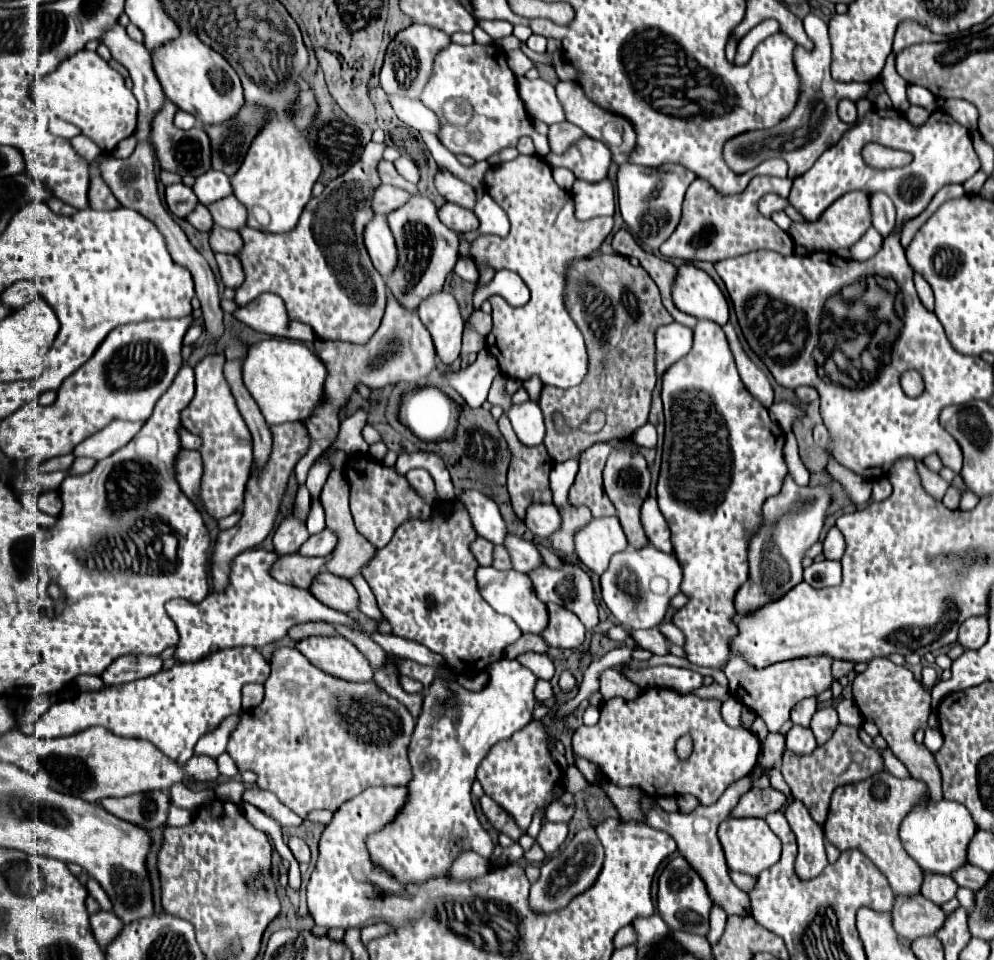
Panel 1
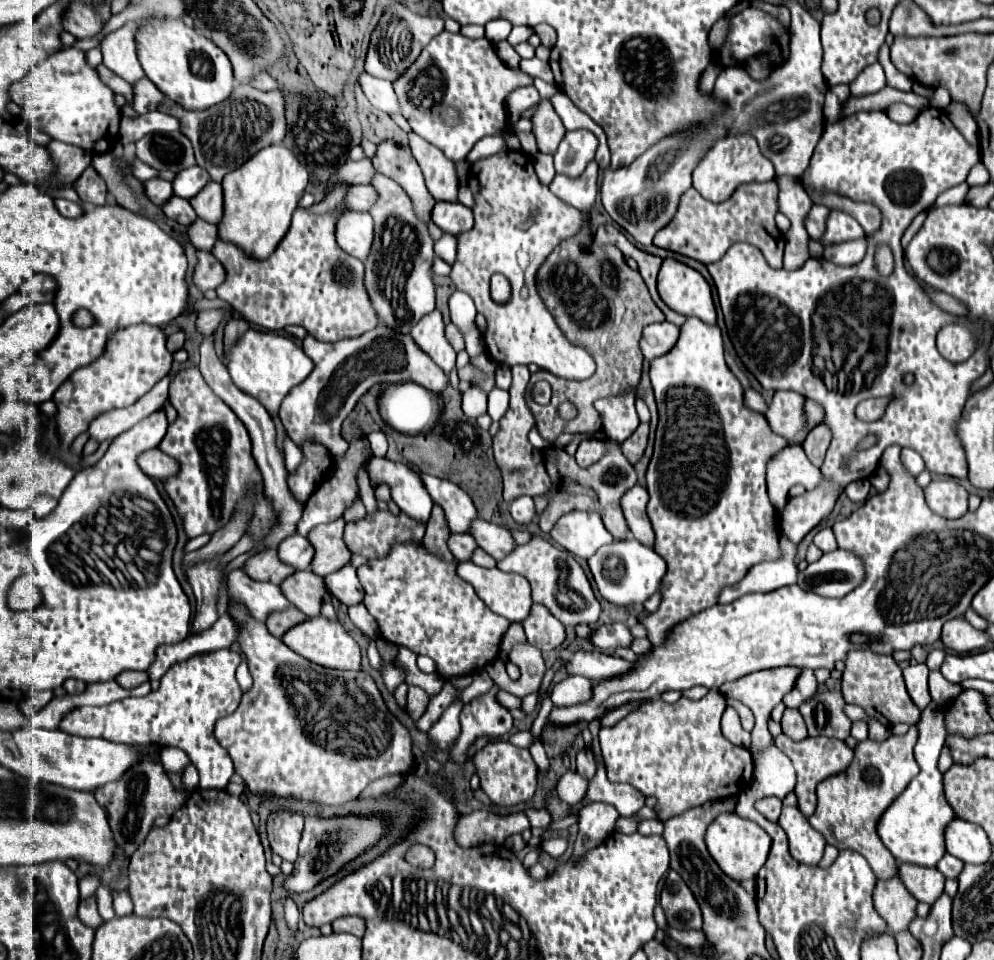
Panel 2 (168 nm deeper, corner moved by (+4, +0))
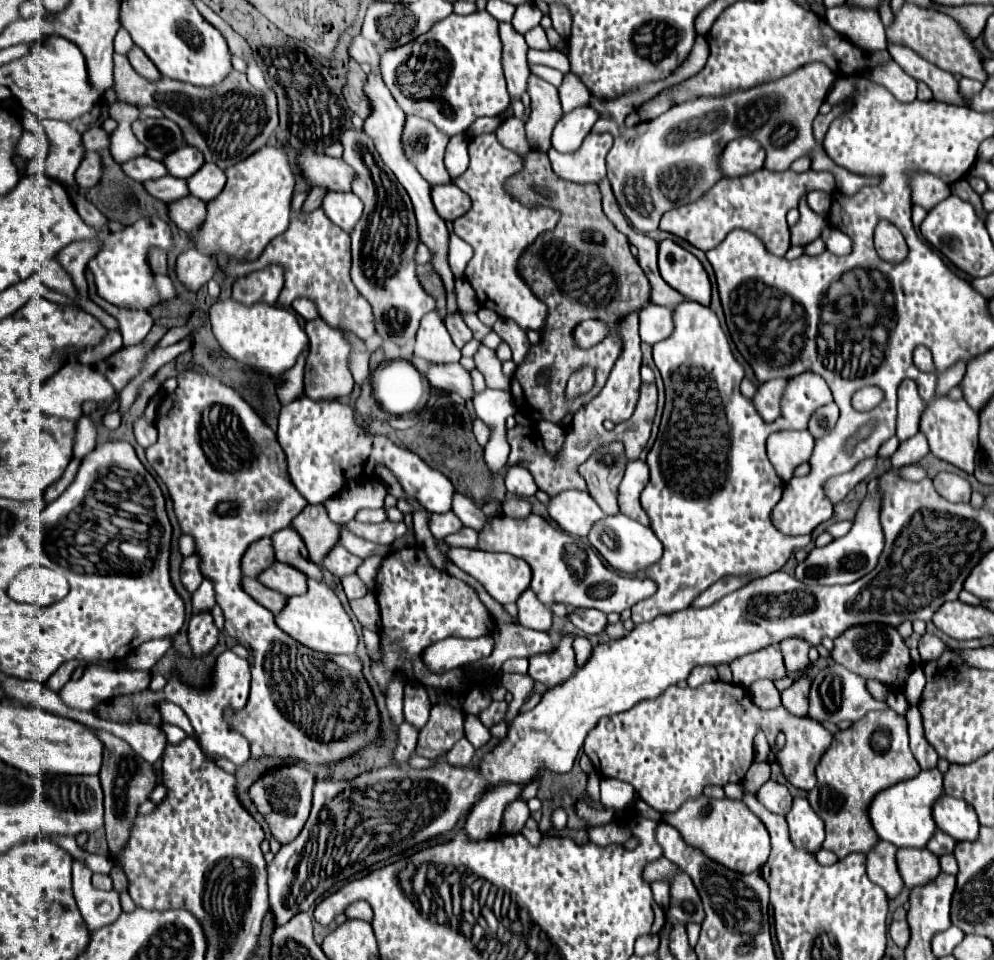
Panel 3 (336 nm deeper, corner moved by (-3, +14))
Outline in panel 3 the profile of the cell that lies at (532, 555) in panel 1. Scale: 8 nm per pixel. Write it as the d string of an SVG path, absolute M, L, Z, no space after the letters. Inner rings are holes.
M455 493L455 501L453 501L453 513L459 517L459 521L465 525L465 527L471 527L471 529L481 529L487 521L487 515L481 513L481 509L471 501L467 499L465 495L461 493Z

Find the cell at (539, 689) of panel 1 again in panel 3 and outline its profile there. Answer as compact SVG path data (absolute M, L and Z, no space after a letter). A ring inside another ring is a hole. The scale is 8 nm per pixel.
M511 658L505 661L501 668L503 672L525 674L528 671L528 667L527 658Z

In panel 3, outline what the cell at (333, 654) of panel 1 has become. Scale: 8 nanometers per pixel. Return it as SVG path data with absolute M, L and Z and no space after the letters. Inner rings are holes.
M307 579L307 593L295 595L287 599L287 605L275 615L275 623L281 631L285 631L289 637L299 641L301 645L307 645L309 649L323 651L327 655L331 653L345 653L351 655L357 649L357 633L355 627L345 613L339 597L323 583L315 579Z

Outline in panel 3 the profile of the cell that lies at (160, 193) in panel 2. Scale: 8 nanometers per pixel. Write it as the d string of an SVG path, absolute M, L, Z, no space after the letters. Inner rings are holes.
M141 155L141 157L135 157L133 161L125 161L121 163L121 169L123 173L127 173L131 179L143 183L147 179L159 179L163 175L167 175L167 169L161 161L153 161L149 159L147 155Z

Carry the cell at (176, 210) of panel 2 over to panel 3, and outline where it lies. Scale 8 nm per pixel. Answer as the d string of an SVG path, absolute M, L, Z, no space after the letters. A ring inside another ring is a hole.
M159 177L159 181L145 181L143 187L147 189L147 193L151 193L155 199L161 199L165 203L171 203L175 199L181 199L185 195L189 195L187 183L183 179L177 177Z

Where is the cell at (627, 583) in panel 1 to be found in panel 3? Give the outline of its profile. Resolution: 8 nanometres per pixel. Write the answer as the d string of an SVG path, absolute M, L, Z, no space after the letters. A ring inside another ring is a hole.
M617 513L617 515L607 515L603 521L597 521L591 527L591 533L587 535L589 543L609 561L609 565L619 571L619 573L627 573L627 575L639 575L645 567L653 565L655 561L661 559L663 553L663 545L661 541L655 537L655 533L645 527L639 525L637 521L631 521L627 515Z

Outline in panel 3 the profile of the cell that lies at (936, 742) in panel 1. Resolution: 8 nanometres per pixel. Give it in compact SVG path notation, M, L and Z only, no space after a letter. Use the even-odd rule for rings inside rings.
M921 771L917 777L897 783L879 791L869 805L869 819L879 839L893 843L895 847L925 847L935 833L935 821L931 817L933 803L943 793L943 775L933 771Z

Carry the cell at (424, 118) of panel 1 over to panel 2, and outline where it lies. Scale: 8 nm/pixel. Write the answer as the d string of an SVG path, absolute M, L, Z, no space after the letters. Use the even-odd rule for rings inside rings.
M362 73L358 81L362 85L364 95L370 99L370 103L376 109L380 109L380 111L384 111L388 115L394 115L394 113L400 115L402 113L400 111L400 101L396 99L396 91L394 91L394 87L392 87L390 81L376 79L376 77L368 75L368 73Z

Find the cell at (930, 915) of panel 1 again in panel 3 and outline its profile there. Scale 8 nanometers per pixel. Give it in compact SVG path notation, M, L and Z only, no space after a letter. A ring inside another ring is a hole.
M877 841L877 845L865 855L867 857L867 875L869 879L883 887L889 899L897 897L903 889L903 879L895 865L897 847L887 841Z

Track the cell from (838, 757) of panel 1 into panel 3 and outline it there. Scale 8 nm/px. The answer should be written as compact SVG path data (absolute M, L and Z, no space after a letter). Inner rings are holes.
M711 681L703 683L697 689L691 687L677 687L671 685L661 697L641 701L635 705L635 709L627 713L617 713L613 717L605 717L599 721L599 725L587 735L583 751L591 759L595 771L603 777L627 781L635 787L635 793L655 811L659 813L673 813L683 805L683 801L691 797L699 797L703 793L705 785L727 785L727 783L739 783L743 781L745 773L754 762L754 739L757 731L763 731L769 747L775 751L775 763L781 767L783 777L799 789L813 789L815 779L815 767L819 763L819 757L827 751L827 747L833 741L833 735L813 721L811 717L795 717L787 713L787 709L757 709L757 705L751 701L751 693L735 683L723 683L723 681ZM783 731L787 735L787 741L781 749L775 749L775 735Z

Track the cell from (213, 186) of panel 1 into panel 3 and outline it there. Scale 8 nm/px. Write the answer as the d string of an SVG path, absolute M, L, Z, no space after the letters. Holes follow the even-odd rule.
M179 147L177 151L171 151L163 157L163 165L167 165L167 173L179 179L187 179L203 165L203 155L195 147Z

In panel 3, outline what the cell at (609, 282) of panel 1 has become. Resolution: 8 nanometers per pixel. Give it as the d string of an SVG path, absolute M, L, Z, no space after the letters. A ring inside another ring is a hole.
M531 149L531 153L525 153L521 157L523 169L515 173L515 177L509 177L507 193L511 193L519 203L525 205L549 205L553 209L559 209L561 217L555 229L541 233L535 243L531 243L531 247L527 247L519 257L519 275L523 277L523 281L527 281L535 297L539 297L547 305L547 333L541 333L541 341L537 345L531 345L523 363L517 365L511 379L511 395L515 407L525 417L561 423L567 411L575 413L581 403L585 405L595 395L599 395L621 351L621 341L615 333L611 333L605 341L591 349L579 349L573 341L573 329L585 319L601 319L611 327L617 325L623 315L633 309L643 309L649 303L651 285L637 259L631 255L627 237L619 233L605 217L597 185L579 185L555 177L547 153ZM535 185L549 187L557 193L557 197L541 197L533 191ZM583 365L595 367L595 387L575 399L567 399L567 379ZM545 369L549 371L549 379L547 383L539 383L539 373Z

